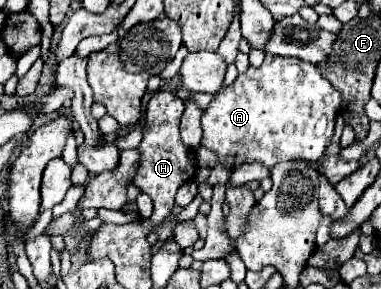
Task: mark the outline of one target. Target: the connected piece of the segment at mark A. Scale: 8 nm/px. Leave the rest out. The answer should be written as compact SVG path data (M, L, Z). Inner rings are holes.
M268 53L260 69L250 67L248 73L238 75L238 79L230 87L214 95L212 105L204 111L202 117L202 145L214 149L218 153L218 163L228 165L232 169L252 161L260 161L266 167L292 159L318 161L324 155L324 149L330 145L334 133L334 117L340 107L340 91L336 91L332 83L322 77L320 69L314 63L296 61L292 57L276 57Z

